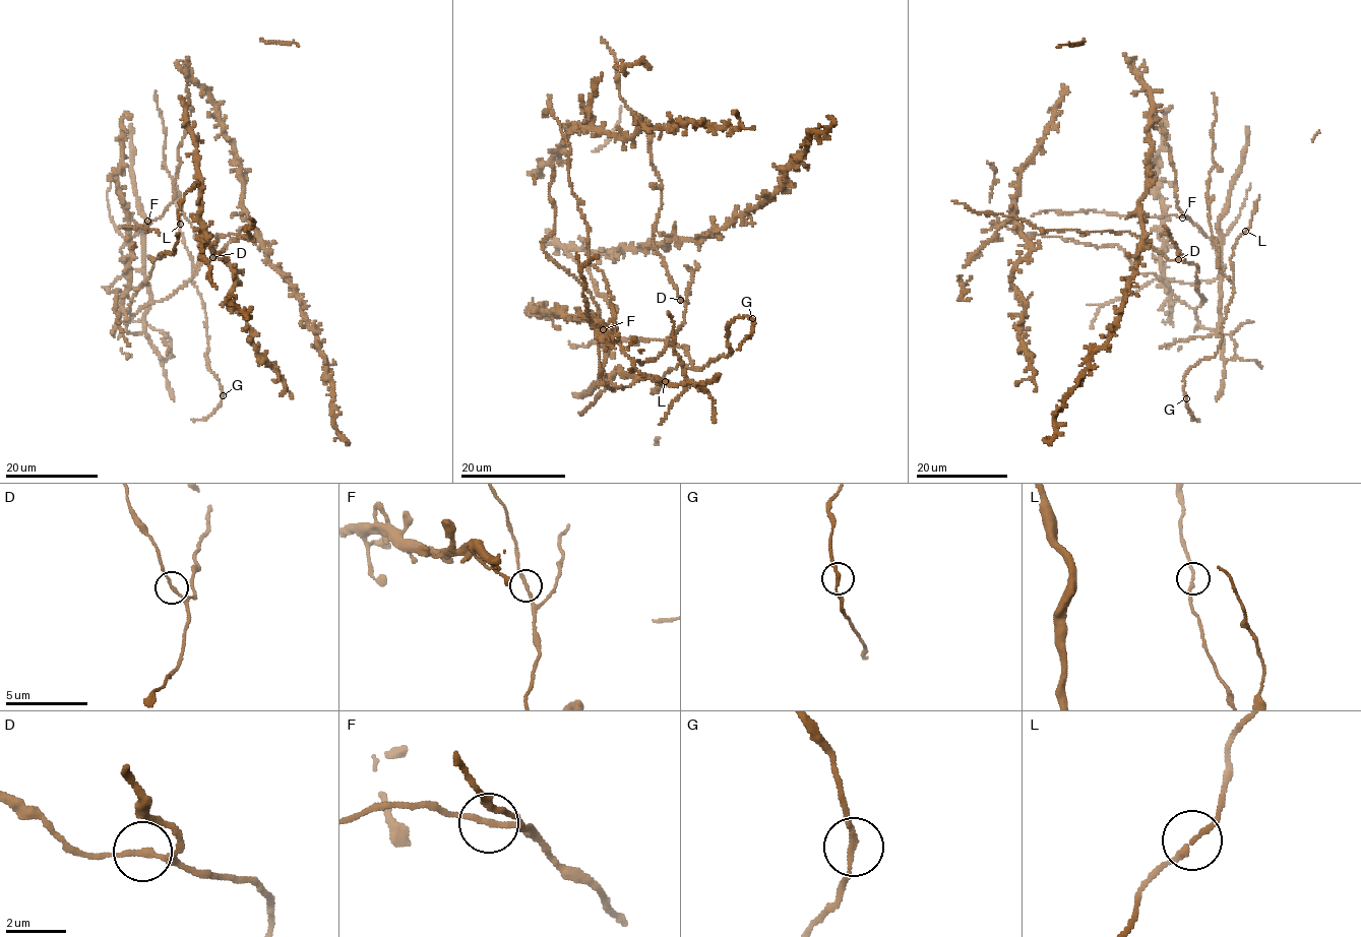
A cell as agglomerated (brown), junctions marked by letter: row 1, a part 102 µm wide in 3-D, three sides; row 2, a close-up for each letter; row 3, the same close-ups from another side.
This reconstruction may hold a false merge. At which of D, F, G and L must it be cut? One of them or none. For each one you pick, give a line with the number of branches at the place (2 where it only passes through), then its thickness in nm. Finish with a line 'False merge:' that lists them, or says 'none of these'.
False merge: none of these

